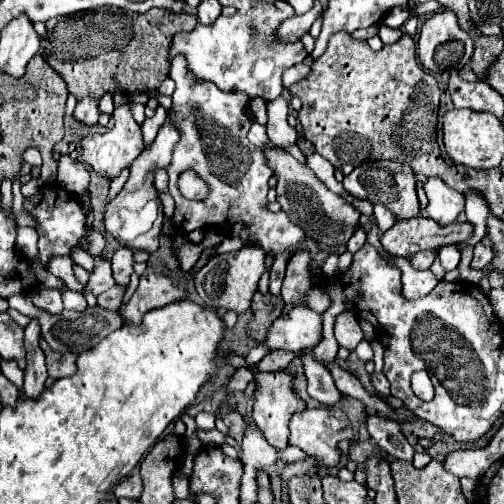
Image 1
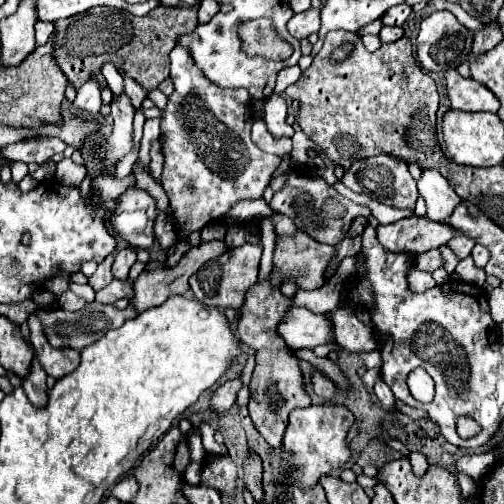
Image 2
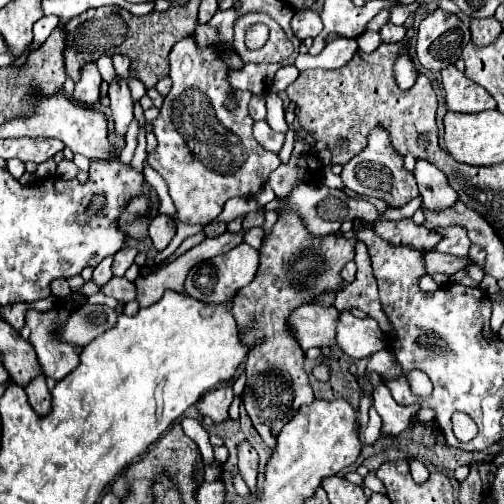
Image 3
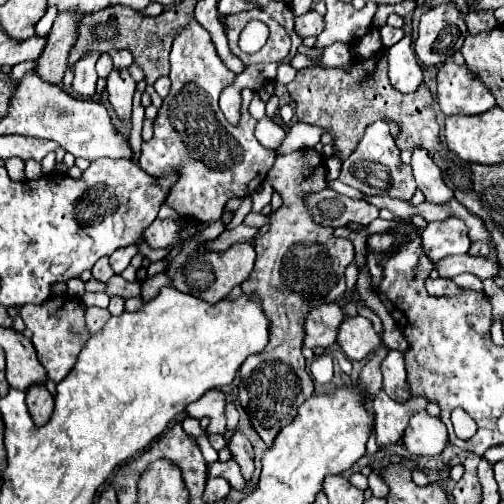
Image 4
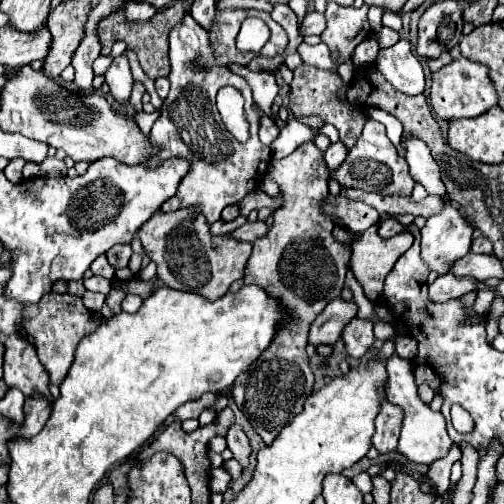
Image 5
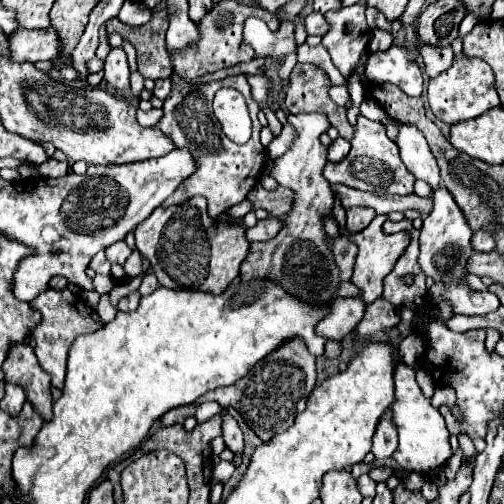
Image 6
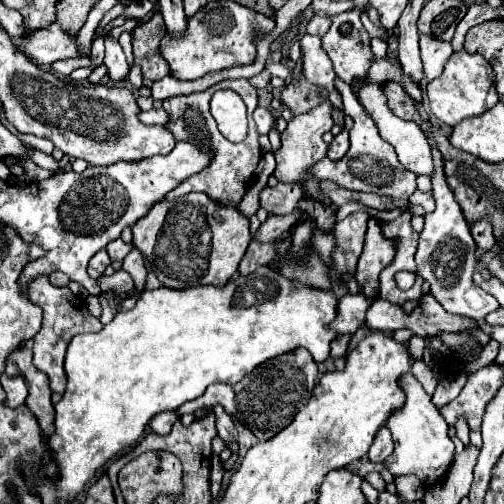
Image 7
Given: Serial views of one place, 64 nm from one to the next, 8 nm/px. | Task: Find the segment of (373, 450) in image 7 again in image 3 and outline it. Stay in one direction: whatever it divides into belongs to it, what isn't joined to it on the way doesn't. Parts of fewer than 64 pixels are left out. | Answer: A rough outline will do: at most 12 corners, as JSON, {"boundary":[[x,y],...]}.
{"boundary":[[386,384],[374,390],[384,434],[400,434],[420,406],[400,406]]}

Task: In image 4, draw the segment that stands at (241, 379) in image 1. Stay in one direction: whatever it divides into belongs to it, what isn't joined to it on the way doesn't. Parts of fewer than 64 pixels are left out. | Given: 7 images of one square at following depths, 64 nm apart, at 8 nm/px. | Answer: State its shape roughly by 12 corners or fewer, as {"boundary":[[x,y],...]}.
{"boundary":[[208,390],[186,410],[210,418],[210,434],[226,430],[226,394]]}

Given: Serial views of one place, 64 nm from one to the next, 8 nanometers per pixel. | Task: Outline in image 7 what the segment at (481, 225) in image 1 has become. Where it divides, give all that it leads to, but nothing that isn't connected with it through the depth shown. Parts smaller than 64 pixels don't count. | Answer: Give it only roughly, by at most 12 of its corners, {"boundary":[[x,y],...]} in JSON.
{"boundary":[[432,144],[436,210],[426,214],[418,274],[446,312],[474,320],[500,308],[472,284],[470,226]]}

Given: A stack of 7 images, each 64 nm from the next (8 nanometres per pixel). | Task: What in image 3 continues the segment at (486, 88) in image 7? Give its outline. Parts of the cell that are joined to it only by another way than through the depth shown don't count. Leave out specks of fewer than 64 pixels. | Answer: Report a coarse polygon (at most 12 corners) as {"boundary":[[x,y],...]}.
{"boundary":[[456,66],[442,70],[446,106],[452,112],[496,108],[482,86]]}

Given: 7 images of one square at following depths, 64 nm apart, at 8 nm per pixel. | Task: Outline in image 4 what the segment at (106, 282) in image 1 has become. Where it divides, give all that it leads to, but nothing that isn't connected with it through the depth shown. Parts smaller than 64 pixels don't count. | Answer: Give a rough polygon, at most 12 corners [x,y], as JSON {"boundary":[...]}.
{"boundary":[[108,258],[94,264],[92,274],[100,282],[108,282],[114,274]]}

